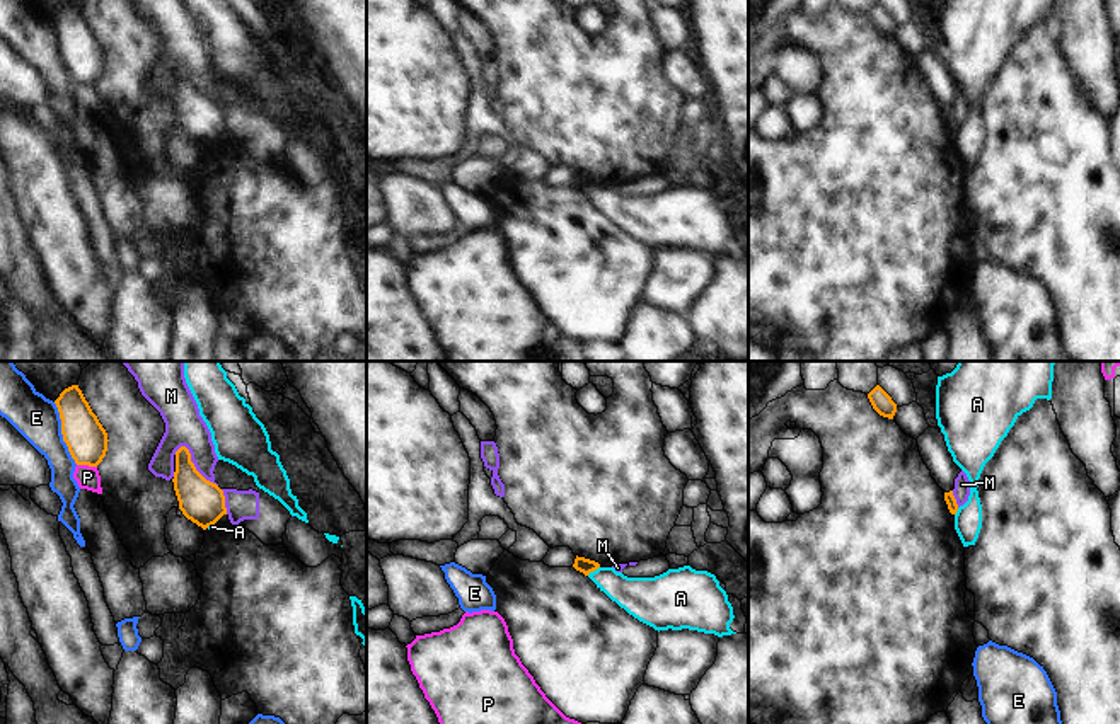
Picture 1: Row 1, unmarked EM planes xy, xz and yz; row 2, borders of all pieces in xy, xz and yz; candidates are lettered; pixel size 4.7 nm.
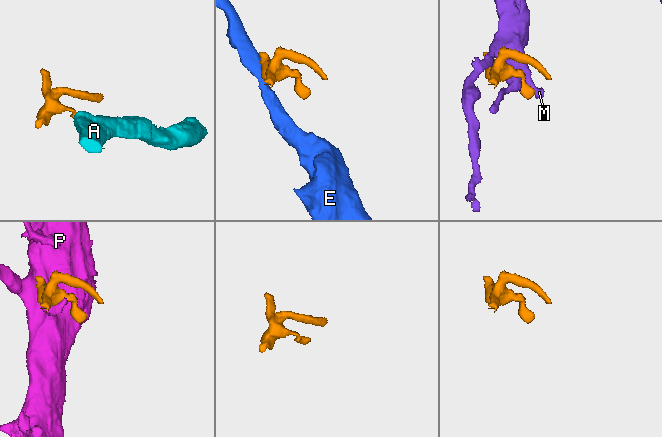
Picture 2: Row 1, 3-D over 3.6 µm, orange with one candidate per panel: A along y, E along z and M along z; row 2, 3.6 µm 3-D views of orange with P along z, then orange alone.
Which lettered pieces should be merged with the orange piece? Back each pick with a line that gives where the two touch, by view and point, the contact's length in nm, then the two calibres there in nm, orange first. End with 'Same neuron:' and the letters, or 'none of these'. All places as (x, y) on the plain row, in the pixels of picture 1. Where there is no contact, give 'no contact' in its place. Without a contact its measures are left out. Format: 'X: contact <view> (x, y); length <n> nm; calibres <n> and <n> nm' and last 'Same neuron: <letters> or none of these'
Same neuron: none of these

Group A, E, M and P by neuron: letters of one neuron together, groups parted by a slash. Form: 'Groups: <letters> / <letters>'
Groups: A / E / M / P.

